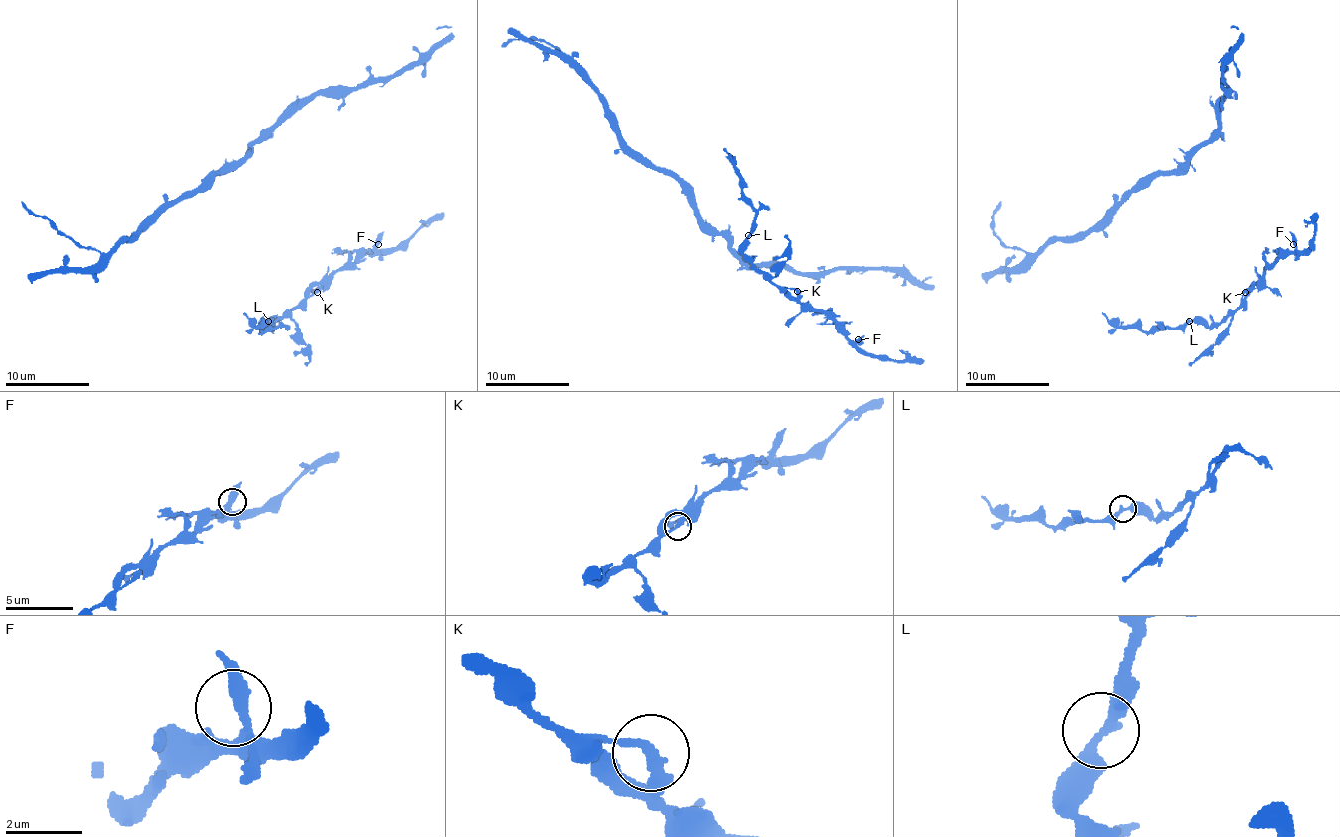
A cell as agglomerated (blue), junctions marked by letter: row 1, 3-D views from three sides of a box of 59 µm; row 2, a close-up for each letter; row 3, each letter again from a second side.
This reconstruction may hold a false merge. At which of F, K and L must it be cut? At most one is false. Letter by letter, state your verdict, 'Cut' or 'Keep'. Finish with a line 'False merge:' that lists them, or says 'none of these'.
F: Keep
K: Keep
L: Keep
False merge: none of these

